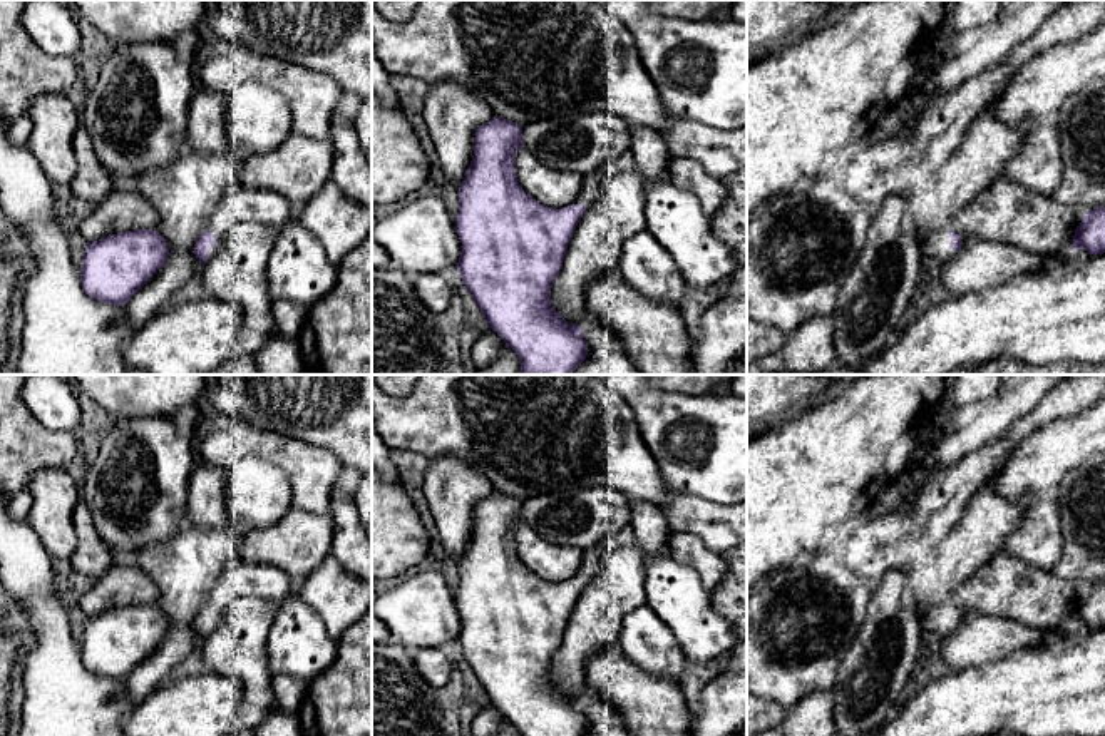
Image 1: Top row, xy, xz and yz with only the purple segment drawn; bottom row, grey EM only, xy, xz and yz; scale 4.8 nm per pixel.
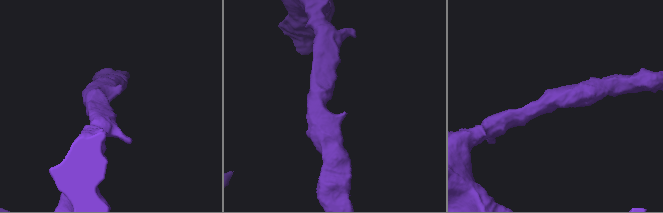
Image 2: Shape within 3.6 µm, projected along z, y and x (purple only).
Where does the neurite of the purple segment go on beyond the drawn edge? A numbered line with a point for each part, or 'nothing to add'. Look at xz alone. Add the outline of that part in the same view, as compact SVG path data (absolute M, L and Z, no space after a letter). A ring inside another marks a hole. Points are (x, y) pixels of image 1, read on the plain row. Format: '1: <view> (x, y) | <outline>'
1: xz (590, 562) | M628 524L618 534L609 535L599 540L596 545L583 550L581 565L574 579L583 579L586 584L591 582L599 567L599 560L604 554L613 552L623 545L633 545L633 544L635 544L635 530Z

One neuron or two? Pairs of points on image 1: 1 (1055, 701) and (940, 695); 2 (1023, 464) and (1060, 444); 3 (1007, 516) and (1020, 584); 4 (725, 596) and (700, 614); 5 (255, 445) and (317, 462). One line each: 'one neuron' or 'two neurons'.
1: one neuron
2: one neuron
3: two neurons
4: two neurons
5: one neuron

